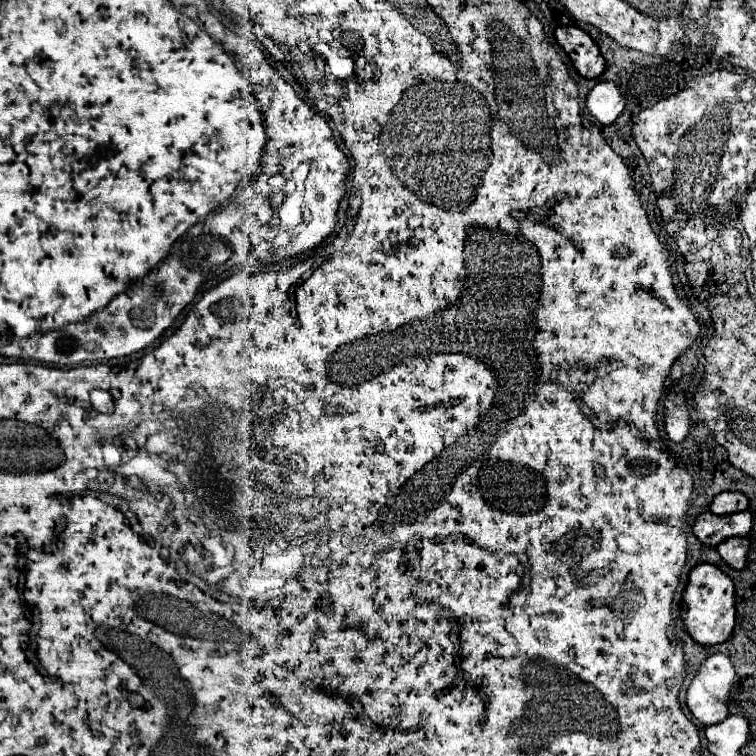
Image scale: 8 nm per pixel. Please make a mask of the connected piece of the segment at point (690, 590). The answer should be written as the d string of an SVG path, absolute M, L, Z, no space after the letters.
M698 564L690 576L688 586L682 596L682 620L686 624L688 634L704 646L722 644L732 636L734 624L736 624L736 608L734 608L734 582L730 576L726 576L718 566L714 564Z

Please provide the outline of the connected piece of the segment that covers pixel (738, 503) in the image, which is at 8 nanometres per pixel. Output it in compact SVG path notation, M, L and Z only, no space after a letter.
M722 492L714 498L714 502L710 504L710 512L714 514L734 514L734 512L742 512L748 510L748 498L742 492Z

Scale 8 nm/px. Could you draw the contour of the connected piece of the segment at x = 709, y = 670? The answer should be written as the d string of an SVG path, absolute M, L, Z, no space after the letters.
M712 654L692 680L686 696L688 710L704 726L718 724L730 716L728 700L736 670L726 654Z

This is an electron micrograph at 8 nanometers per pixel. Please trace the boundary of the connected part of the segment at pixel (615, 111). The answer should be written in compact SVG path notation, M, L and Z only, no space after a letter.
M598 82L590 90L586 106L600 124L612 124L626 108L626 100L614 82Z

